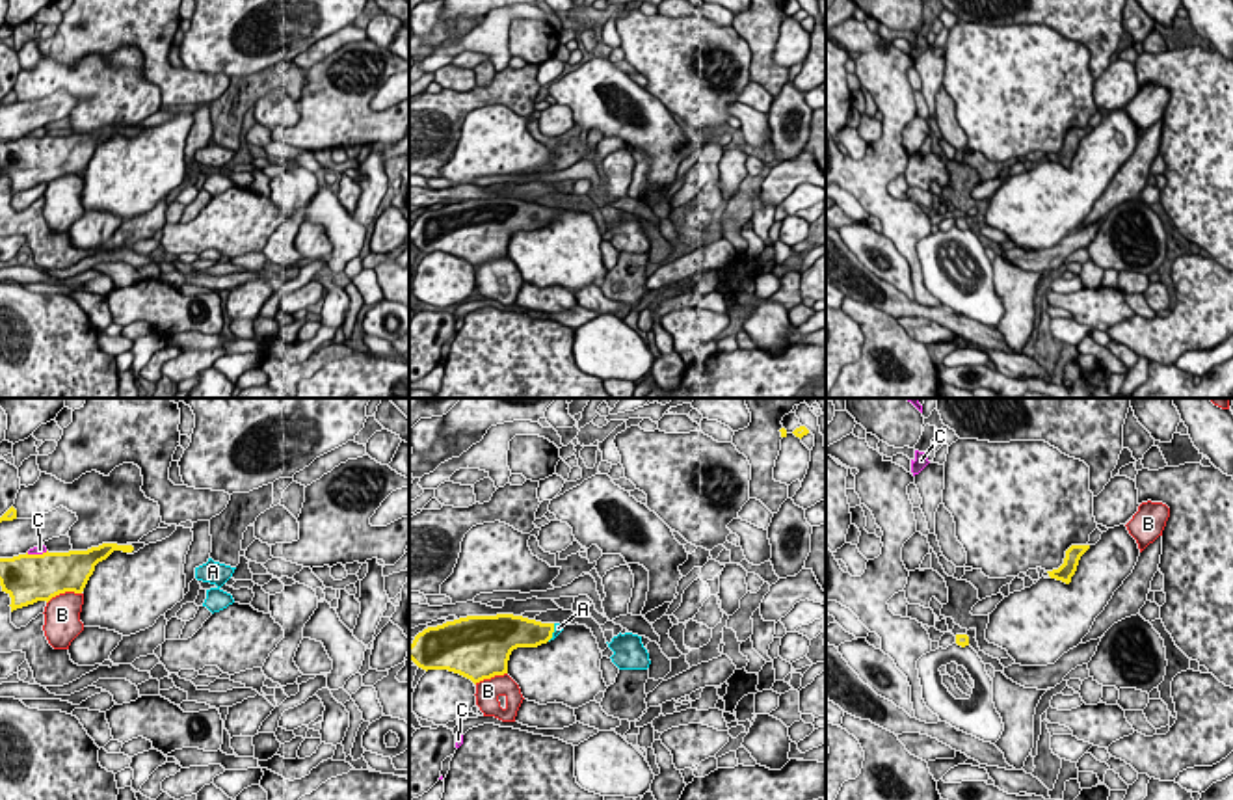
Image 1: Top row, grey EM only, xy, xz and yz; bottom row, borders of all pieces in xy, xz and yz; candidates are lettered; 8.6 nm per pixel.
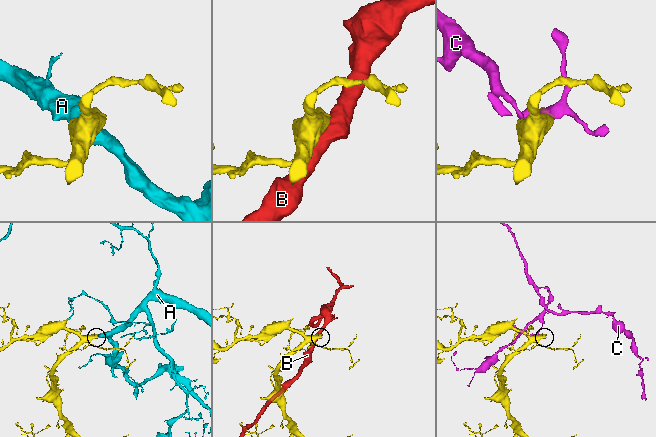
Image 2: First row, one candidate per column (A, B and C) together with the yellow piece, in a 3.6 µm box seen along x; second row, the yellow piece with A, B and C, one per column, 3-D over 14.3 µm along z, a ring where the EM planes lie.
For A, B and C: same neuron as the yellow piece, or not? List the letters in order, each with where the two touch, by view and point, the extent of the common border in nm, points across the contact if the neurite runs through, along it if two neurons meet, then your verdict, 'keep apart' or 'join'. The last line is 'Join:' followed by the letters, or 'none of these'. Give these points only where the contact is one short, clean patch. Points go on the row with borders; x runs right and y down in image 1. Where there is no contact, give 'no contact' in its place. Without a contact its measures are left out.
A: xz (553, 631) | 170 nm | across xz (525, 633), (553, 631), (558, 627) | join
B: xy (64, 592) | 320 nm | keep apart
C: xy (36, 555) | 190 nm | keep apart
Join: A

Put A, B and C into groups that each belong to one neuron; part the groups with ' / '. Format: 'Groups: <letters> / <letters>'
Groups: A / B / C

